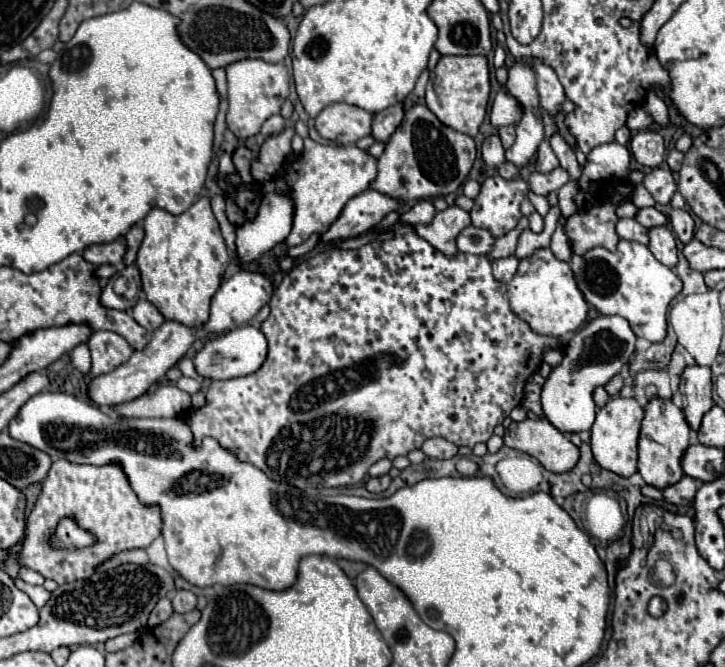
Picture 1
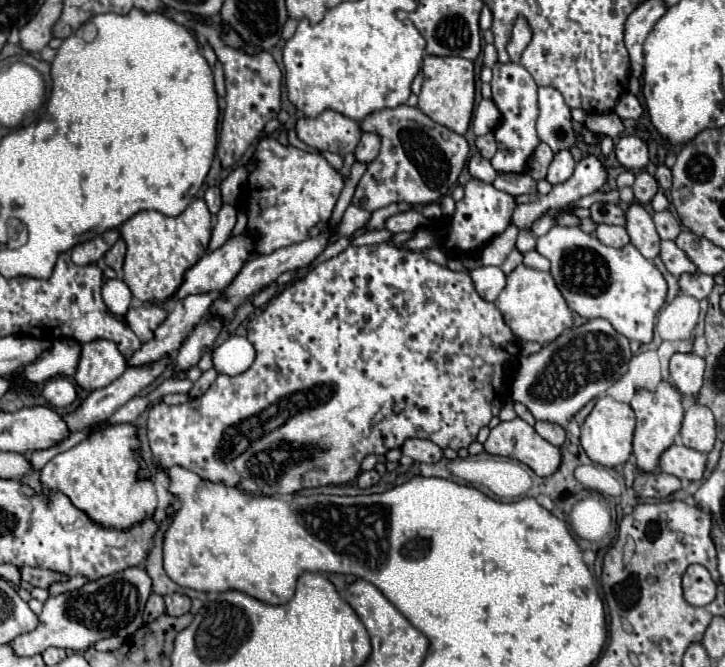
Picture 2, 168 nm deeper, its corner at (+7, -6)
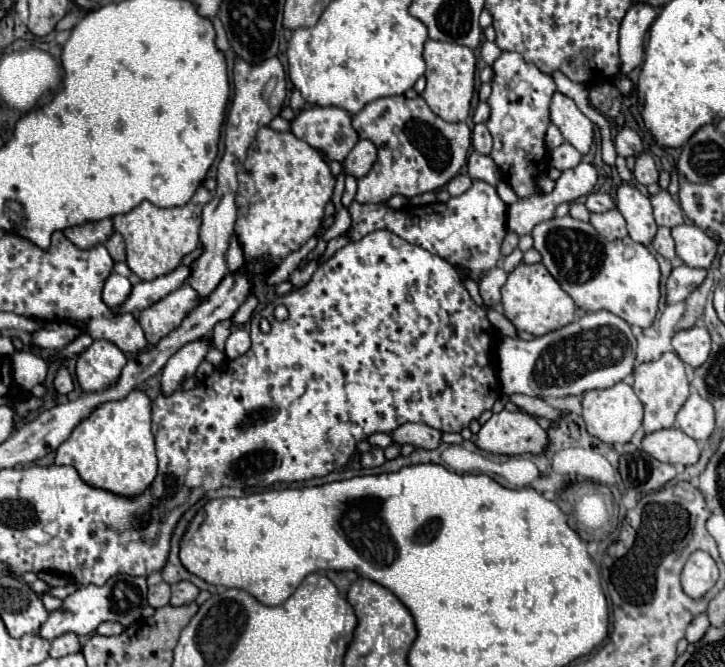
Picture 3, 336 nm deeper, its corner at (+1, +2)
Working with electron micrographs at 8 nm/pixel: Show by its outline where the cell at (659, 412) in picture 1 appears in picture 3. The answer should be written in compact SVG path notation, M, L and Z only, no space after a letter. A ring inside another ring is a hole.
M664 352L658 360L654 362L644 362L634 368L634 392L644 404L644 432L650 434L654 430L670 428L674 426L676 412L684 406L684 400L688 400L690 394L690 384L686 378L684 362L676 352Z

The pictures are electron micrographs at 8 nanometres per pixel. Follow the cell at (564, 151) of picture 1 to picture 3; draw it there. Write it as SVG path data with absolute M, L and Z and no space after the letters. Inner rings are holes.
M556 92L550 104L550 118L560 128L566 142L570 142L580 154L588 154L594 140L594 124L586 118L574 100Z

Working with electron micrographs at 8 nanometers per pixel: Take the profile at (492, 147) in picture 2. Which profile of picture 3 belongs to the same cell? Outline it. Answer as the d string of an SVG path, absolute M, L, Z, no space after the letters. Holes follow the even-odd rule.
M476 124L472 130L472 146L480 154L490 154L492 150L492 136L484 124Z

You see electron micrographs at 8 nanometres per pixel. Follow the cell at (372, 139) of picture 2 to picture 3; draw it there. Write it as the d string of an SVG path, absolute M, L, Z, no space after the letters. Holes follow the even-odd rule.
M360 140L352 152L346 156L344 160L344 172L354 176L354 178L362 178L370 172L372 164L376 162L376 146L370 140Z

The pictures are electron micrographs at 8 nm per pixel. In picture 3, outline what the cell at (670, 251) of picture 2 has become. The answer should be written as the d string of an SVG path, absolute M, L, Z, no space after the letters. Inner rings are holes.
M664 226L658 228L658 232L656 232L654 240L652 240L652 248L664 258L674 258L676 256L674 254L674 240L672 240L668 228L664 228Z

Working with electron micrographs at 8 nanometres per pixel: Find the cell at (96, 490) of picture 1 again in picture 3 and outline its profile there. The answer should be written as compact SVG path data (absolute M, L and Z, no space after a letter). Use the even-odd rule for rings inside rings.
M132 390L122 400L98 404L58 446L54 464L74 466L80 478L96 488L122 496L142 494L154 482L158 464L150 432L150 398L142 390Z

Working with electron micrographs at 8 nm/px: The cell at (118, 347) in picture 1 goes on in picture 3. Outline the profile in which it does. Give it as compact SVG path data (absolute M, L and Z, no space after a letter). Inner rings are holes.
M94 340L84 352L78 354L76 378L84 392L102 392L116 384L126 356L108 340Z

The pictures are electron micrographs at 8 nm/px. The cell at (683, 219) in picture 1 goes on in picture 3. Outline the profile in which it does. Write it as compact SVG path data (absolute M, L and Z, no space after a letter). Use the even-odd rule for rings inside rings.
M660 190L658 194L652 194L650 202L652 202L654 218L656 218L658 226L674 228L674 226L684 222L684 214L682 214L680 204L676 204L666 190Z

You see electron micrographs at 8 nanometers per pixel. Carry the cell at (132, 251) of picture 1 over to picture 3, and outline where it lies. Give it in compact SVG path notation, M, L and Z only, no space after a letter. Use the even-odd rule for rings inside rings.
M114 232L114 234L104 242L104 246L106 246L106 250L110 252L110 256L112 256L112 260L114 260L114 262L126 262L124 238L122 238L118 232Z

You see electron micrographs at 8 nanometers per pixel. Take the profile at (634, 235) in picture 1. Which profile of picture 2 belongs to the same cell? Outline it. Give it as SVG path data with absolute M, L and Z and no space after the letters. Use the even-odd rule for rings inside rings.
M598 224L596 238L600 238L602 244L612 246L612 248L624 248L626 244L630 244L630 236L626 236L626 228L624 226Z

